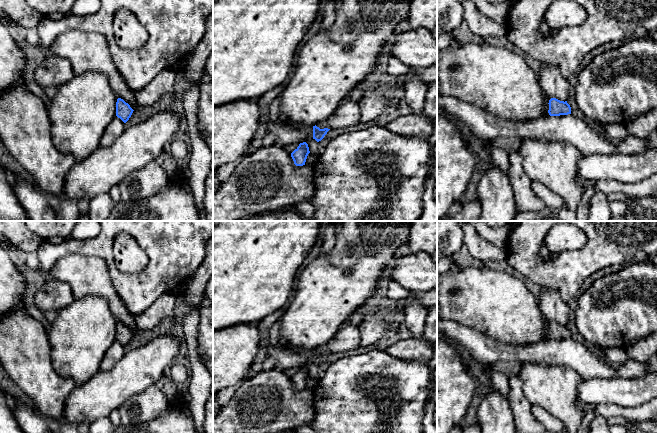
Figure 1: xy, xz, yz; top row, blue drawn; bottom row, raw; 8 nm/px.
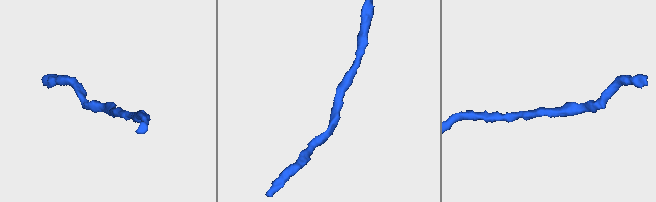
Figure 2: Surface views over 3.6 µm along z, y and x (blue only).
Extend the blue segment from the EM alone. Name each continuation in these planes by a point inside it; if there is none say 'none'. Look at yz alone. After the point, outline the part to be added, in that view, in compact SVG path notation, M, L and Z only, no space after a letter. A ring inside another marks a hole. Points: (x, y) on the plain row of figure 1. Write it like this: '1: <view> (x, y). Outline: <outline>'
none

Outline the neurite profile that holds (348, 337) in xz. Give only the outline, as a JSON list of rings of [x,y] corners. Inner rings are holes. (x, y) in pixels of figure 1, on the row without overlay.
[[[344,324],[327,343],[316,348],[320,353],[340,353],[351,351],[360,346],[361,335],[359,327]]]

